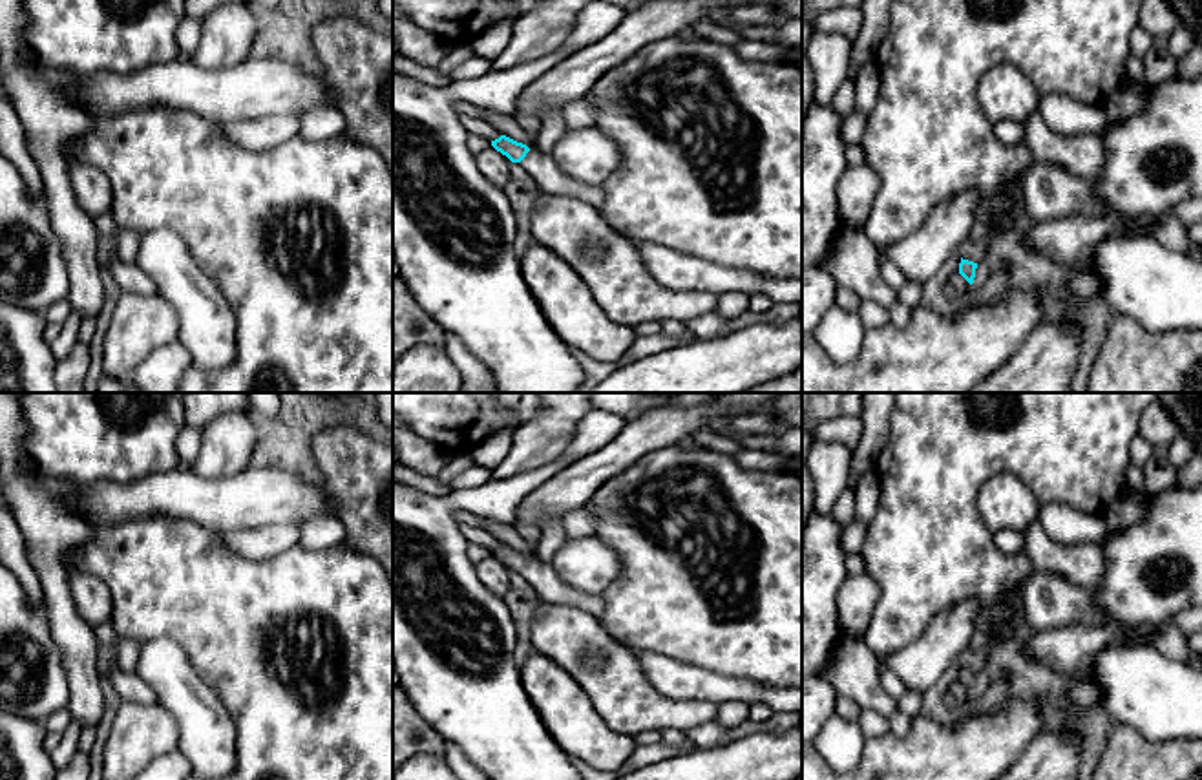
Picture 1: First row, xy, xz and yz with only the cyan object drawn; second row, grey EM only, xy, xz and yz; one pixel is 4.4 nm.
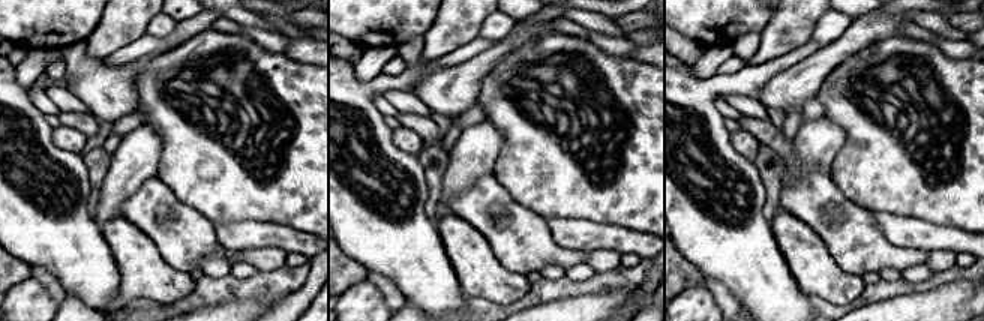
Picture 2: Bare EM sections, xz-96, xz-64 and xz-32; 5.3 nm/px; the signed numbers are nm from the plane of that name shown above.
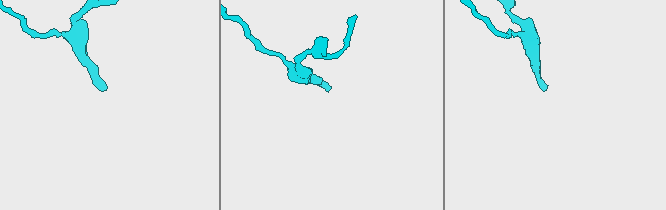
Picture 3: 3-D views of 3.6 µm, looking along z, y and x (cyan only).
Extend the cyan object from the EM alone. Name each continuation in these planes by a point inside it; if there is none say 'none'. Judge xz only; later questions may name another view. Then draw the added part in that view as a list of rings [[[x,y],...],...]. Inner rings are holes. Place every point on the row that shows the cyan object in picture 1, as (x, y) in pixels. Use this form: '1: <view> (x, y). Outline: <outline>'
1: xz (541, 167). Outline: [[[532,148],[519,164],[533,177],[541,192],[581,199],[603,214],[603,188],[574,181],[555,164],[552,155]]]

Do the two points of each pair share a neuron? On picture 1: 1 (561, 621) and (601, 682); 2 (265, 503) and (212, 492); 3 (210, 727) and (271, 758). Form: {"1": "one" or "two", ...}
{"1": "one", "2": "one", "3": "two"}

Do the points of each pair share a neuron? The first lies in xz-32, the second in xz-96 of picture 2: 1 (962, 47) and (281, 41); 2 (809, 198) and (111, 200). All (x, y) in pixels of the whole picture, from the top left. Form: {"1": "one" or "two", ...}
{"1": "one", "2": "two"}

